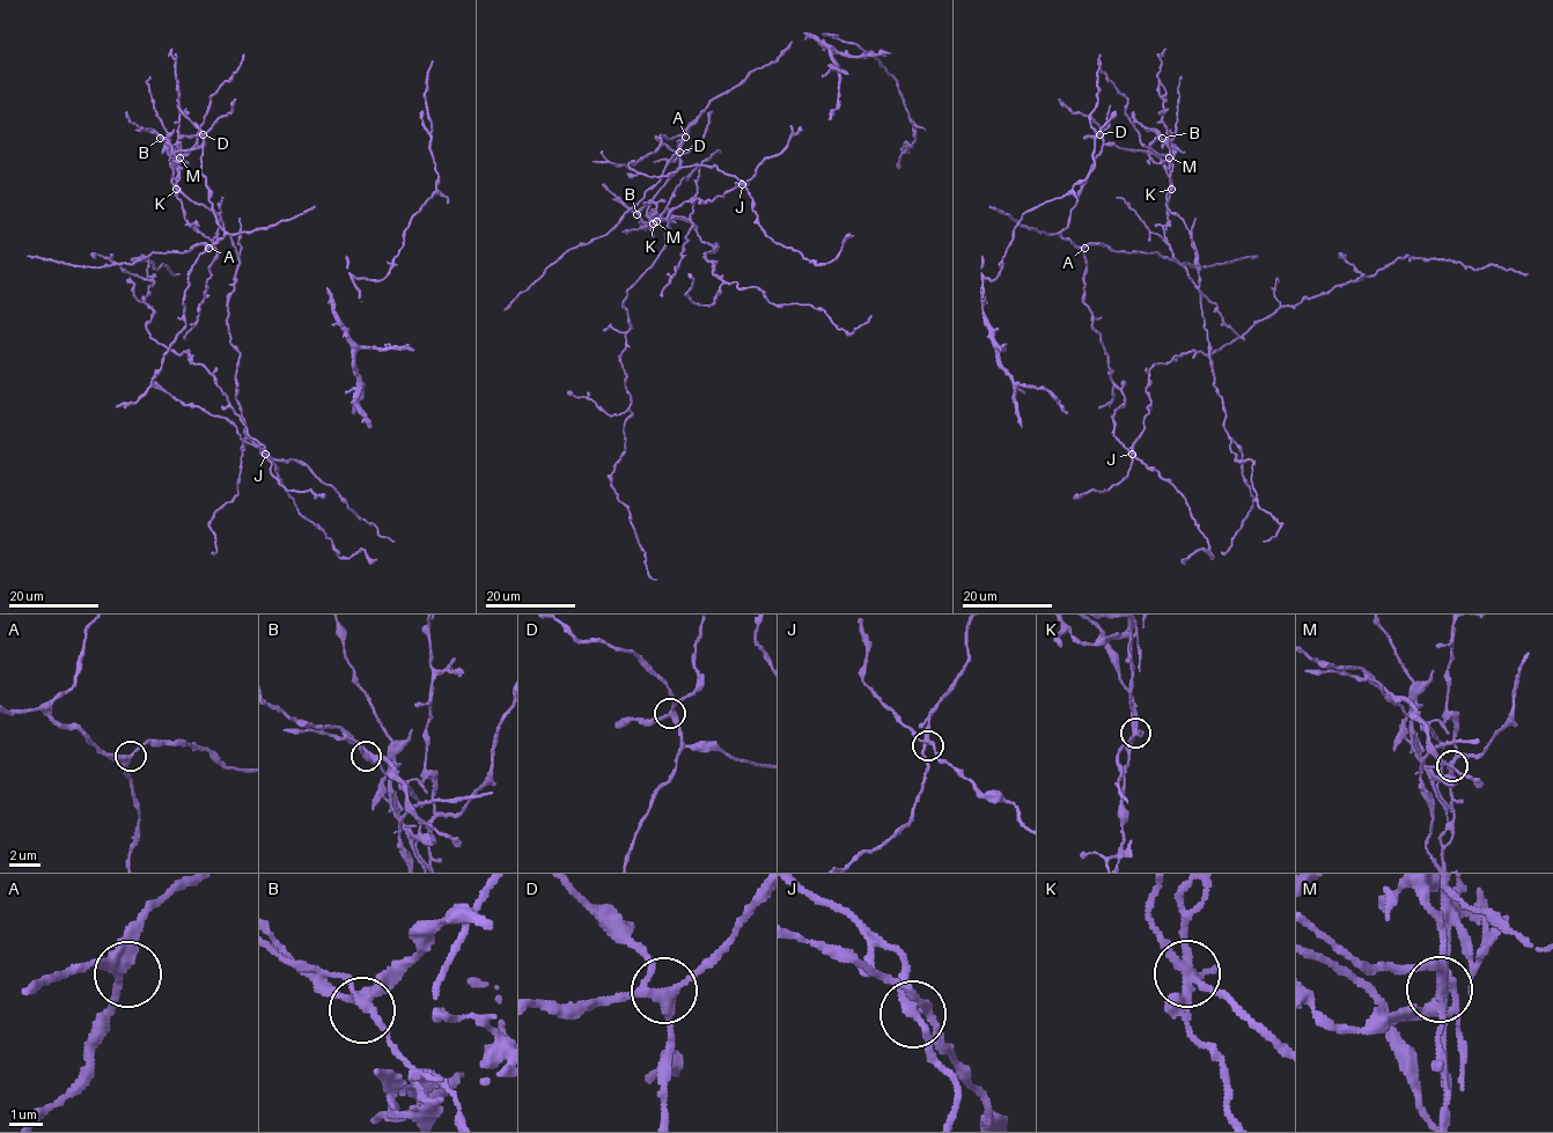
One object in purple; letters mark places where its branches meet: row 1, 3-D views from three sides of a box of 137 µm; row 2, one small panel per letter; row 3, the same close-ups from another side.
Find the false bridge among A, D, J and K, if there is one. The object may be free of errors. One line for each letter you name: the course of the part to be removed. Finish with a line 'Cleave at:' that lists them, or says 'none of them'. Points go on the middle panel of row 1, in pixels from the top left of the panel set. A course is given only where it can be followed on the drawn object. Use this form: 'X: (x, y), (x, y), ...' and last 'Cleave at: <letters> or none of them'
K: (654, 223), (671, 216), (683, 216), (694, 225), (662, 296)
Cleave at: K

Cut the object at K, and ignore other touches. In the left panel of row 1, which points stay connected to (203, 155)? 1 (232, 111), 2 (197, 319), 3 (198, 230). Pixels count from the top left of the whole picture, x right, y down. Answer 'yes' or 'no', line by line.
1: yes
2: no
3: no

